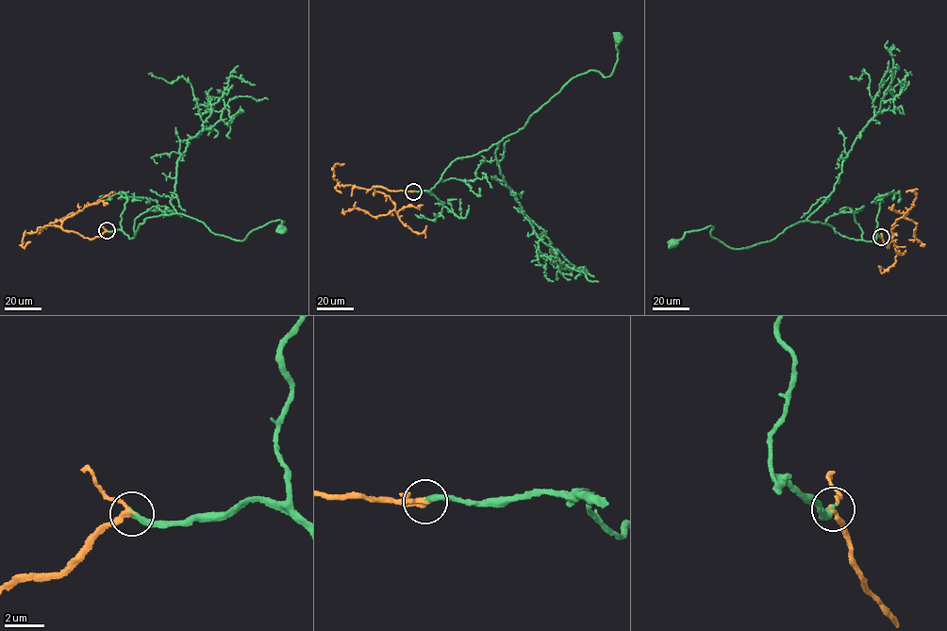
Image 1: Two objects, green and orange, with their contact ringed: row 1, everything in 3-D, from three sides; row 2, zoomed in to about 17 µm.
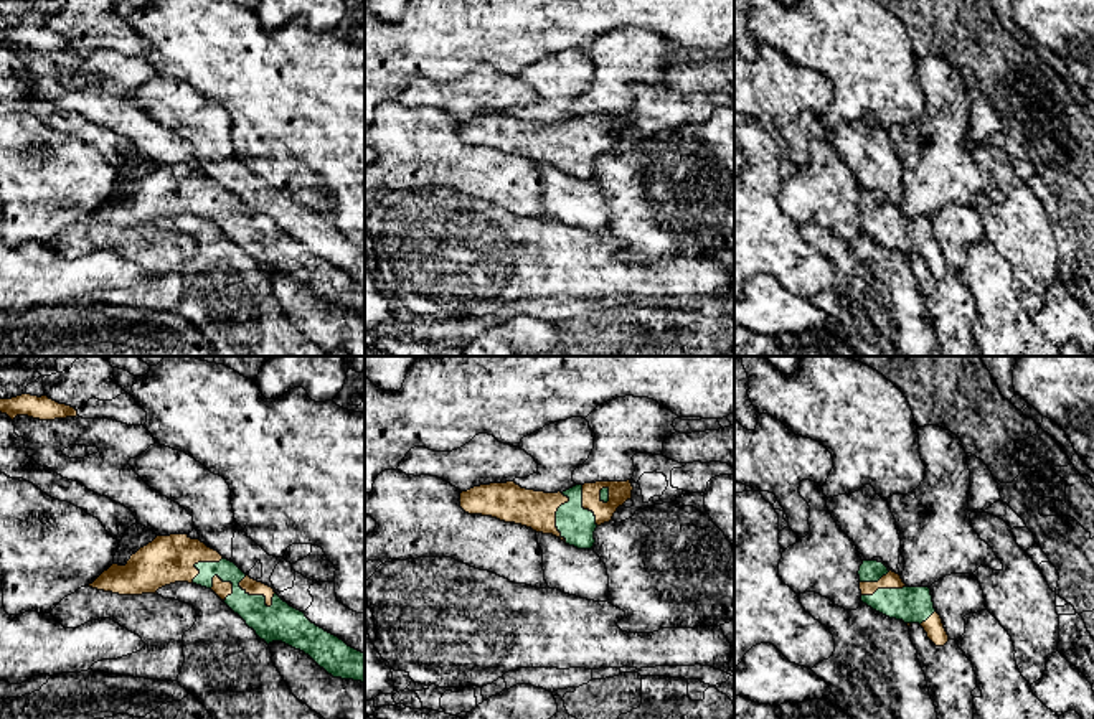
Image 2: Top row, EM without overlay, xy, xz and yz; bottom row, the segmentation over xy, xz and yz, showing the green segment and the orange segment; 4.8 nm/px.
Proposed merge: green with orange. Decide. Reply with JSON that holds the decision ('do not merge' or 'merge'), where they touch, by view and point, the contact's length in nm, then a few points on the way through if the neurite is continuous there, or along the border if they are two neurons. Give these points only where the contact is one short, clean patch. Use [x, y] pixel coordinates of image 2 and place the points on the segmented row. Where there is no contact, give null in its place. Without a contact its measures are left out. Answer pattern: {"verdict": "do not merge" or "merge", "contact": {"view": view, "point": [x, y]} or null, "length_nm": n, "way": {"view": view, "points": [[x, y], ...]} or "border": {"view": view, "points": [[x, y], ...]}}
{"verdict": "merge", "contact": {"view": "xy", "point": [258, 596]}, "length_nm": 200}

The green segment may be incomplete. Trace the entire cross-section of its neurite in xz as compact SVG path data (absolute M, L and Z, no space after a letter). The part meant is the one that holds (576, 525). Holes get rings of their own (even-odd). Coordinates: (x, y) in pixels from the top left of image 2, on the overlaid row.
M515 482L474 486L460 493L460 508L469 515L492 516L505 523L553 534L578 549L592 549L597 526L632 498L632 483L596 482L566 491L526 490Z

